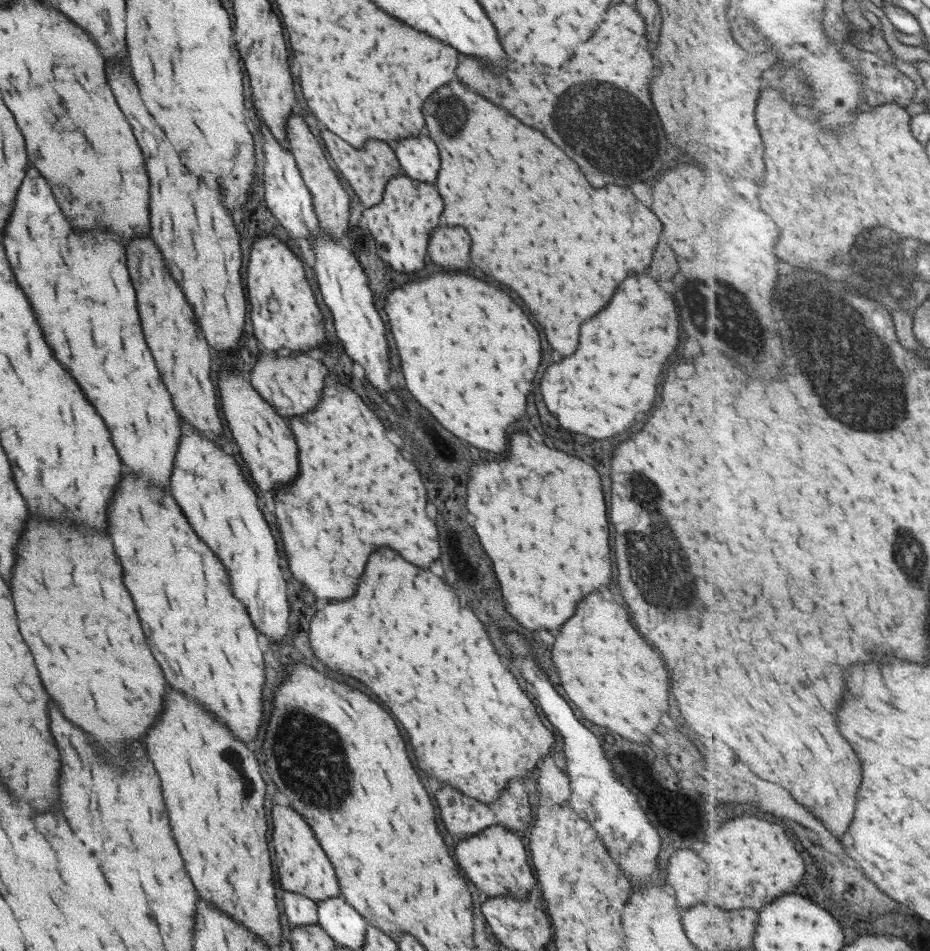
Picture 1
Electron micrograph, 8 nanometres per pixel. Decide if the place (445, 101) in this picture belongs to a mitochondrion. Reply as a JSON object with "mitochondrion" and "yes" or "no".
{"mitochondrion":"yes"}

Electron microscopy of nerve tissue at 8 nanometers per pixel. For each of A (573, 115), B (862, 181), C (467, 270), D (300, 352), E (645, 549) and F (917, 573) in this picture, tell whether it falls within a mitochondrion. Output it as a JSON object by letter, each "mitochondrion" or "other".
{"A":"mitochondrion","B":"other","C":"other","D":"other","E":"mitochondrion","F":"mitochondrion"}

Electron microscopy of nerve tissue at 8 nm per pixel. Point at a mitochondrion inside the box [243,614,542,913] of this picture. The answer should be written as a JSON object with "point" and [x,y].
{"point":[308,755]}

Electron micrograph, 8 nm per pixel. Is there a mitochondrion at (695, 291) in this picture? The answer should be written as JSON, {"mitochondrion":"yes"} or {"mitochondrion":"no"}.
{"mitochondrion":"yes"}

